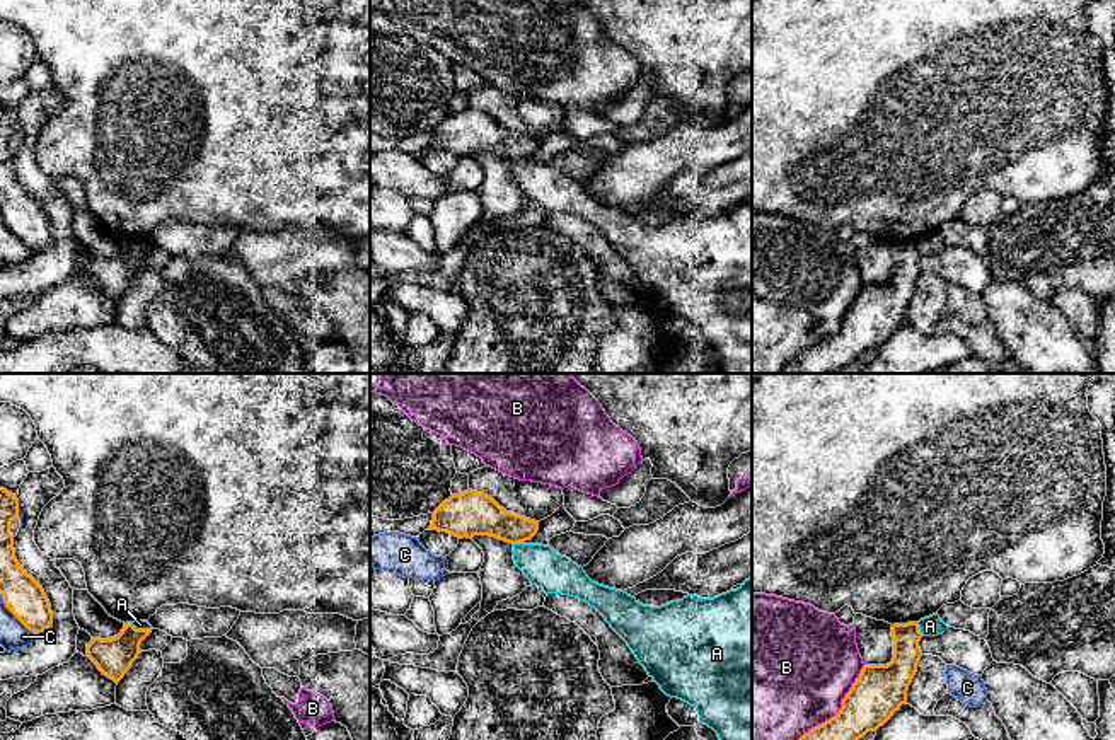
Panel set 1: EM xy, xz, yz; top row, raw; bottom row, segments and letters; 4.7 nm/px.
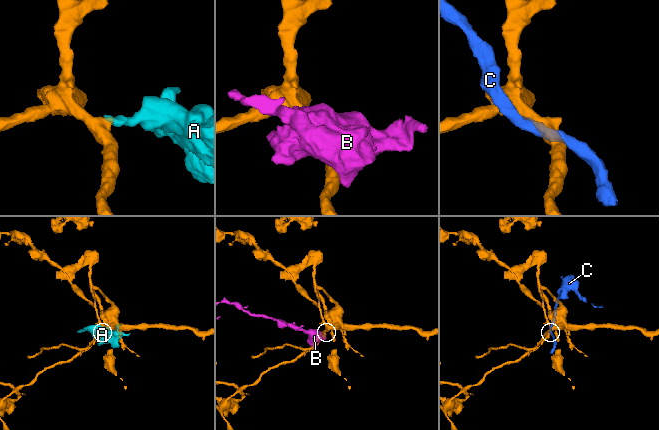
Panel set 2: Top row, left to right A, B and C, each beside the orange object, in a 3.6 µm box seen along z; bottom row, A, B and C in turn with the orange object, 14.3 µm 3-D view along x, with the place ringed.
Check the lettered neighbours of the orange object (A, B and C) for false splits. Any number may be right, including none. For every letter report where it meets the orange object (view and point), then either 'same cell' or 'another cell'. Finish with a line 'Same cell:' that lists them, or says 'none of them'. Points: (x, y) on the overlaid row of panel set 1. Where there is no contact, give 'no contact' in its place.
A: yz (918, 630) | another cell
B: yz (841, 708) | another cell
C: xy (14, 614) | another cell
Same cell: none of them

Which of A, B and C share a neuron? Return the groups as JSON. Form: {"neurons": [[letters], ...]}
{"neurons": [["A"], ["B"], ["C"]]}

